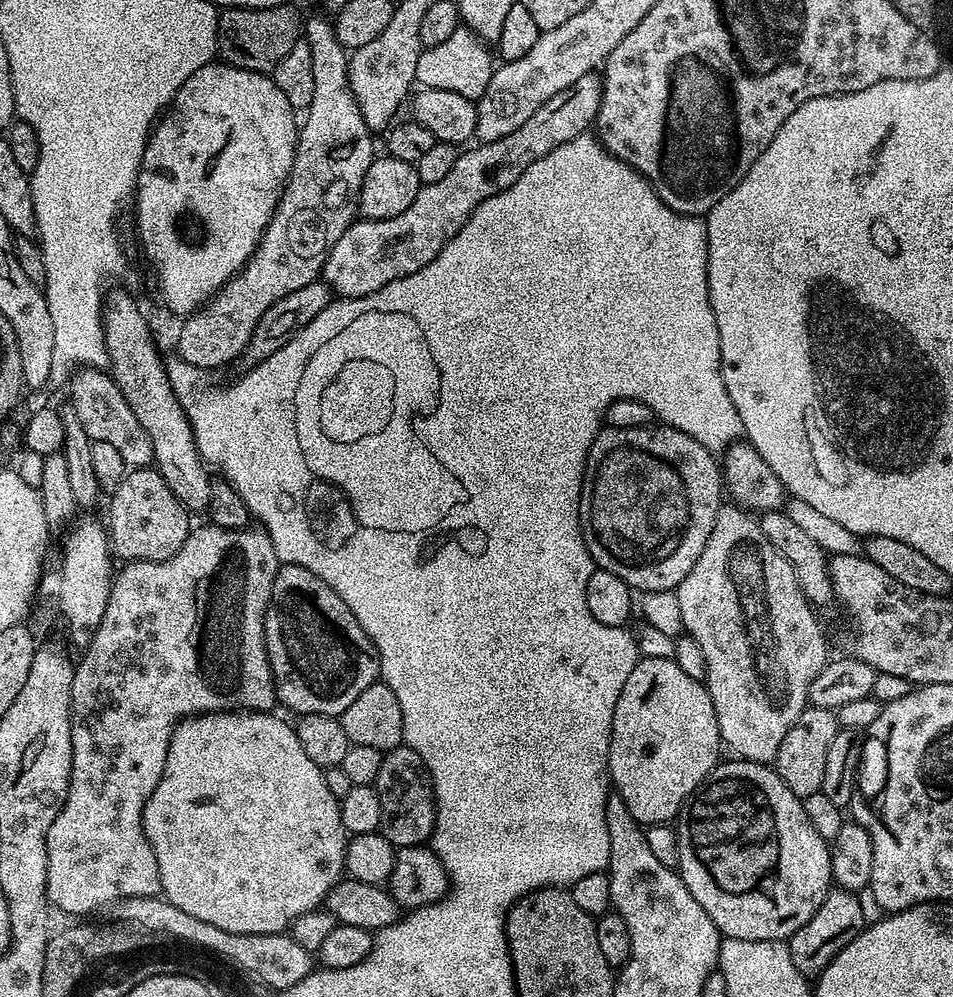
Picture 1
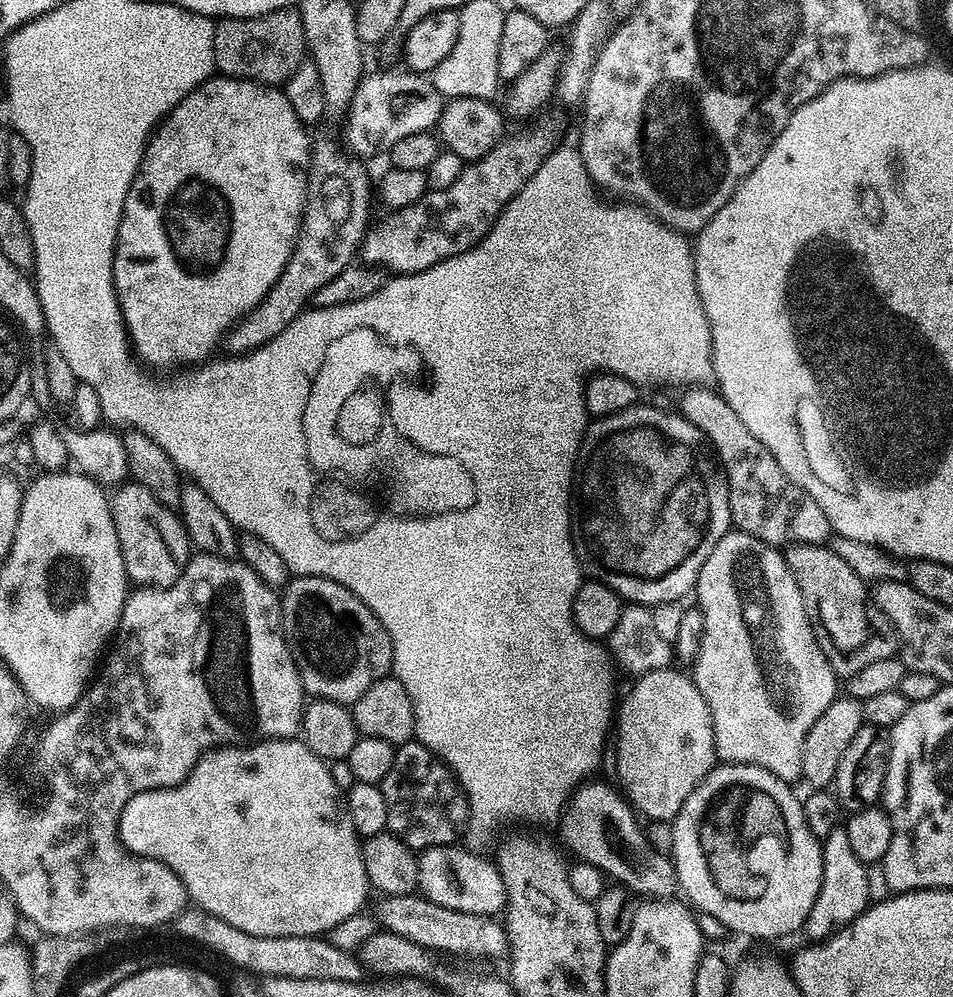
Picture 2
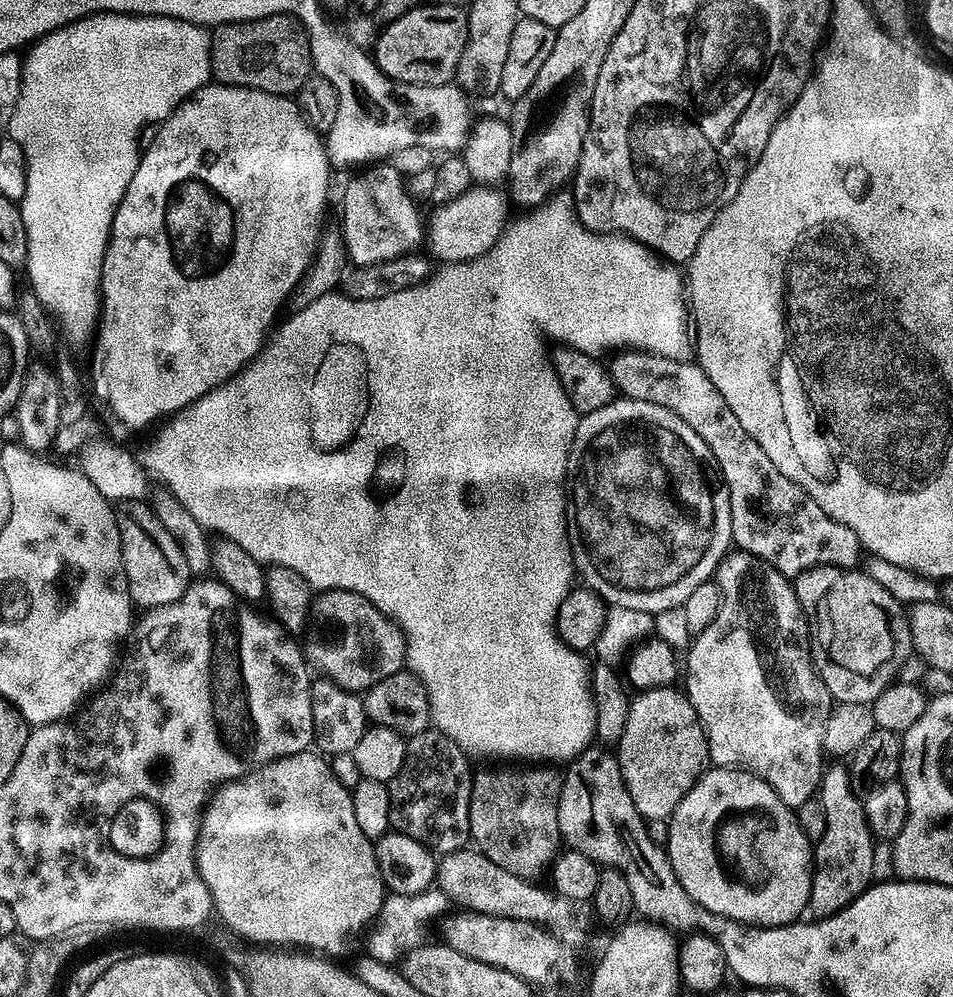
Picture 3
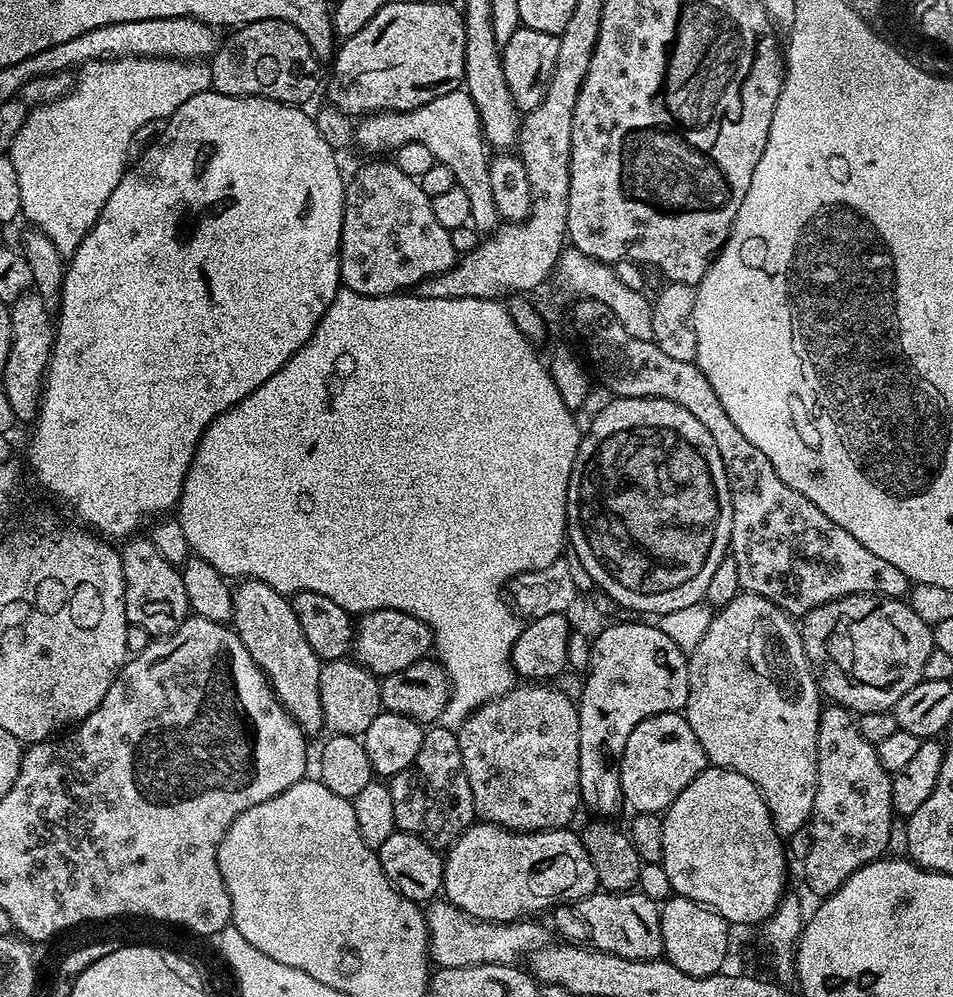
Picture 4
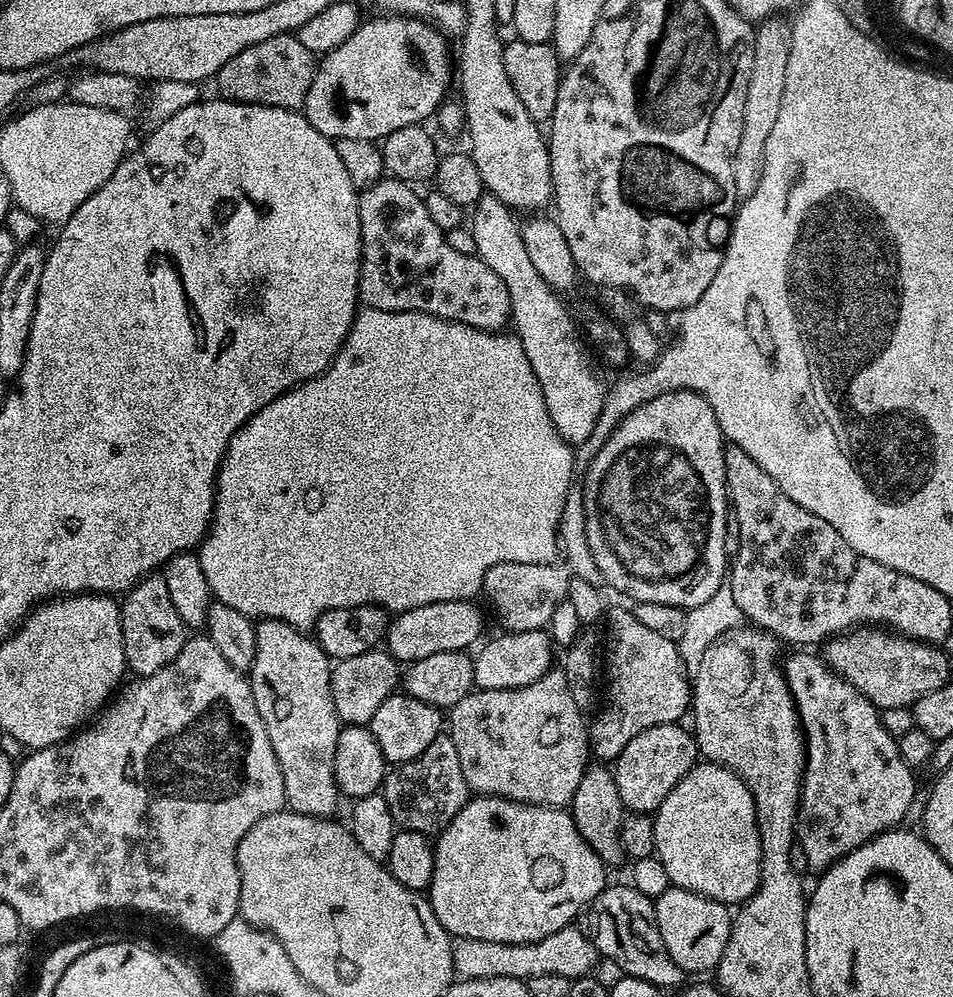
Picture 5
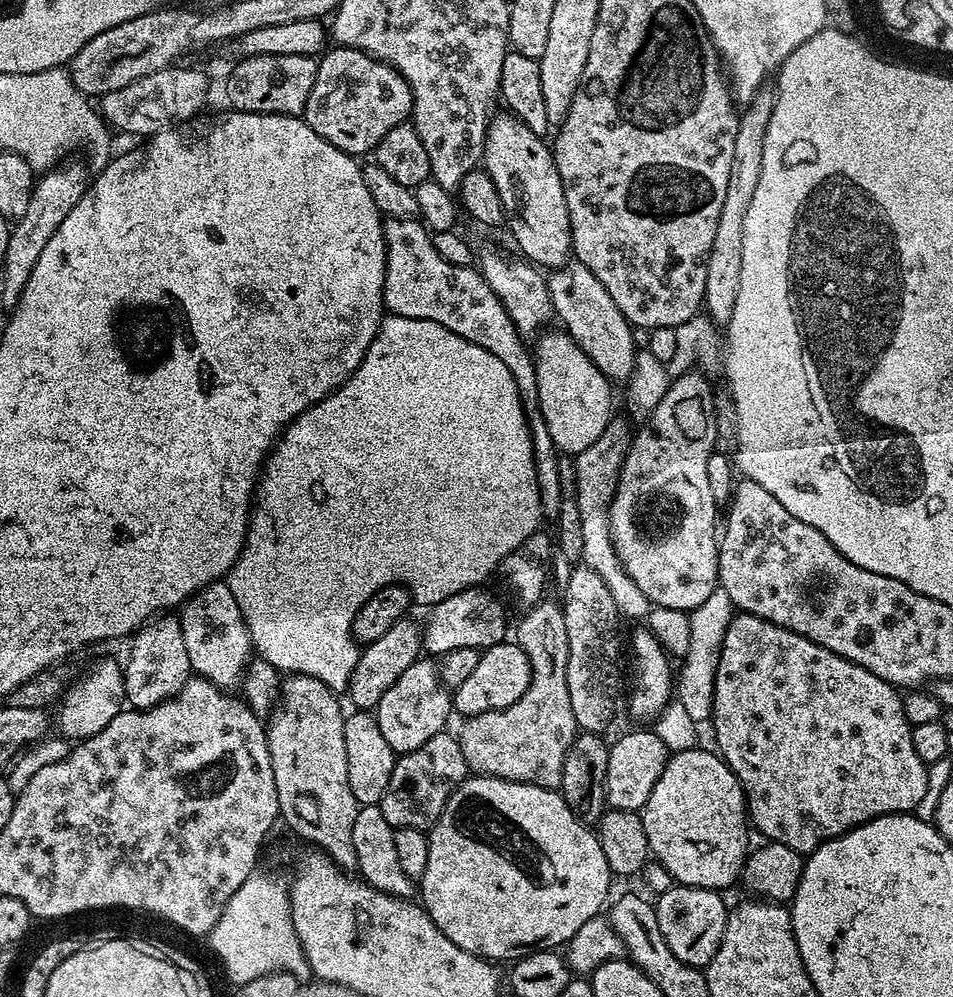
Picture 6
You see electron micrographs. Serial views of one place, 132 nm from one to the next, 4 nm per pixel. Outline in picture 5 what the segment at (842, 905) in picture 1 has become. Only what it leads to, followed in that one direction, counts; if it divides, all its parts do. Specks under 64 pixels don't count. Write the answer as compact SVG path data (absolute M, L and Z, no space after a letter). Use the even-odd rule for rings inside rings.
M796 650L792 657L783 661L784 676L788 679L788 689L792 695L793 702L796 703L796 713L800 719L800 727L804 729L804 775L800 785L800 805L796 807L796 843L800 844L802 850L806 852L808 867L813 873L819 874L825 868L830 867L834 862L838 862L846 854L850 854L858 846L862 846L868 840L873 840L876 836L881 836L884 832L893 831L897 826L903 825L906 818L906 810L910 807L910 802L918 798L916 792L917 773L908 767L908 763L902 758L902 754L896 745L897 737L891 736L882 726L880 721L881 709L872 705L869 700L862 695L857 688L850 686L839 674L824 663L819 655L811 656L811 651Z

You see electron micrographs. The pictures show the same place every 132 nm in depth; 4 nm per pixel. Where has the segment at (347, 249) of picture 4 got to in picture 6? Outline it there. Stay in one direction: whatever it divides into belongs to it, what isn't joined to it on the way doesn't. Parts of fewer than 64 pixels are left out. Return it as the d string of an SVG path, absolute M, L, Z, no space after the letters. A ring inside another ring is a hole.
M390 216L384 220L385 309L393 316L438 322L438 326L446 326L446 330L458 334L458 338L466 338L466 342L474 342L474 346L482 346L482 350L490 350L494 358L506 362L510 374L514 374L514 382L528 419L540 506L545 517L556 518L562 495L562 456L556 451L550 430L546 430L546 418L542 418L542 410L538 406L538 374L533 353L524 349L525 337L520 335L514 322L510 322L510 314L506 314L506 306L502 306L498 294L490 290L490 282L486 282L486 278L475 267L454 265L442 258L435 249L432 237L433 233L419 219Z

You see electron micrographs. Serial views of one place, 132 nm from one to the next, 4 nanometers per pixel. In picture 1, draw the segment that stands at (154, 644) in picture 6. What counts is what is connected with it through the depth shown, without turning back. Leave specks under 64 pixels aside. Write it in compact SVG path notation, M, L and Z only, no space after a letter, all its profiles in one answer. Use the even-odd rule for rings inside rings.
M155 467L134 468L127 474L129 476L122 477L120 485L113 490L112 501L108 504L106 531L111 551L124 562L158 562L178 554L190 531L188 509L174 498L170 486L166 486Z

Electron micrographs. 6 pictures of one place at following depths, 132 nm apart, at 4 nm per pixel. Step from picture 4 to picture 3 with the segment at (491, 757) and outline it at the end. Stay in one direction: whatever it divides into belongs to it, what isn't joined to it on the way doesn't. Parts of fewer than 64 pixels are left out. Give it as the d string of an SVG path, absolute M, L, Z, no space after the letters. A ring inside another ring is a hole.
M498 766L484 768L472 777L470 794L470 840L475 851L490 862L510 870L510 874L525 878L536 878L540 871L547 869L562 848L558 826L558 804L560 802L561 773L552 766Z

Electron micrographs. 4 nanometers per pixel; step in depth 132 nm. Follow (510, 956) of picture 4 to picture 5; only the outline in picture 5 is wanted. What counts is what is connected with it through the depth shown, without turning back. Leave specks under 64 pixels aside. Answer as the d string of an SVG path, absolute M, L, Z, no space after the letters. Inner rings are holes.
M578 926L558 930L536 944L507 944L506 942L482 942L481 940L457 939L452 945L452 966L461 980L481 980L482 978L514 978L528 981L542 974L562 974L562 978L573 981L579 976L587 976L598 961L595 946L586 938Z

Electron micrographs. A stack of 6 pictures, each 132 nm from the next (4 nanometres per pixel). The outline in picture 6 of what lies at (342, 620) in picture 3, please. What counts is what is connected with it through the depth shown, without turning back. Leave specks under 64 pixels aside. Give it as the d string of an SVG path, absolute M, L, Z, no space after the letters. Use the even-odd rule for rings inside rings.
M487 587L467 588L442 602L431 605L428 621L423 621L423 651L443 654L455 648L479 648L481 650L501 643L505 639L504 631L508 620L504 617L504 608L496 596L487 592Z

